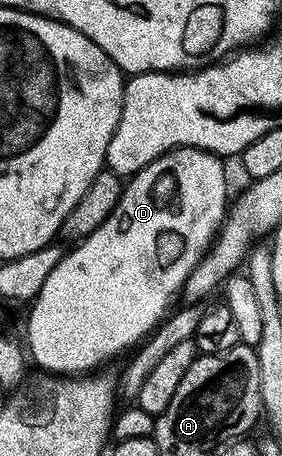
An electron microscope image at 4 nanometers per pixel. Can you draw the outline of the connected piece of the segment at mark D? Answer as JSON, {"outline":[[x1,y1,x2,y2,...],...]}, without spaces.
{"outline":[[178,147,145,165,137,174,130,176,126,180,121,201,117,201,117,209,109,213,109,217,104,221,97,230,85,240,76,242,72,251,68,250,64,254,63,260,56,265,53,273,45,277,45,285,41,285,39,294,35,296,30,304,31,316,27,319,27,343,26,350,30,358,35,358,35,363,39,367,44,367,47,373,55,377,78,377,84,373,94,372,102,363,107,363,110,359,118,357,122,351,130,352,138,348,141,343,163,320,167,319,169,312,172,310,171,298,178,296,182,292,185,281,189,273,203,260,203,255,207,252,208,247,215,241,215,236,220,227,223,226,224,218,229,210,229,198,227,199,227,171,223,168,224,160,220,156,202,151,196,147]]}

